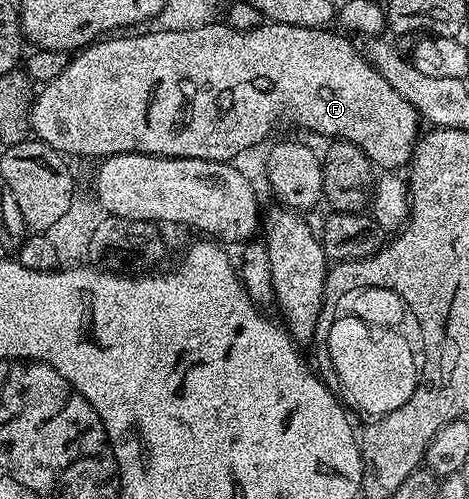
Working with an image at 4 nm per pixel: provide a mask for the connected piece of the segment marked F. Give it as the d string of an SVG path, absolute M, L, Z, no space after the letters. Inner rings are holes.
M267 21L265 24L256 27L254 30L248 30L245 28L234 30L232 27L225 24L215 24L212 26L205 26L204 28L192 28L191 30L163 30L161 28L154 28L154 31L152 31L151 34L130 32L125 36L106 36L99 41L91 42L89 46L77 51L77 53L67 61L65 68L60 72L60 76L56 76L56 80L45 83L45 85L37 91L34 99L34 106L30 110L30 128L36 135L37 141L47 142L52 149L58 151L58 153L63 156L71 156L70 154L75 154L78 158L94 158L93 160L101 160L112 154L151 154L152 156L160 156L161 158L195 158L196 160L212 160L213 162L233 163L235 161L234 157L236 157L237 154L242 154L245 150L250 150L253 146L260 145L261 142L273 132L274 126L280 125L281 122L291 122L294 126L303 126L306 130L315 130L318 134L327 134L327 139L341 140L356 144L356 148L363 150L364 153L370 157L370 161L375 167L382 166L378 168L381 168L386 172L397 171L399 168L405 167L414 156L414 143L417 142L420 137L420 129L418 130L418 124L420 125L419 114L412 104L402 99L400 93L396 92L396 89L392 88L392 85L388 84L387 80L384 80L384 76L382 76L380 72L378 72L368 61L368 59L366 59L363 51L359 49L357 45L354 47L353 44L346 39L349 37L347 37L345 33L337 32L338 34L333 34L332 31L333 29L330 28L313 30L312 28L300 28L299 26L284 24L283 22Z

